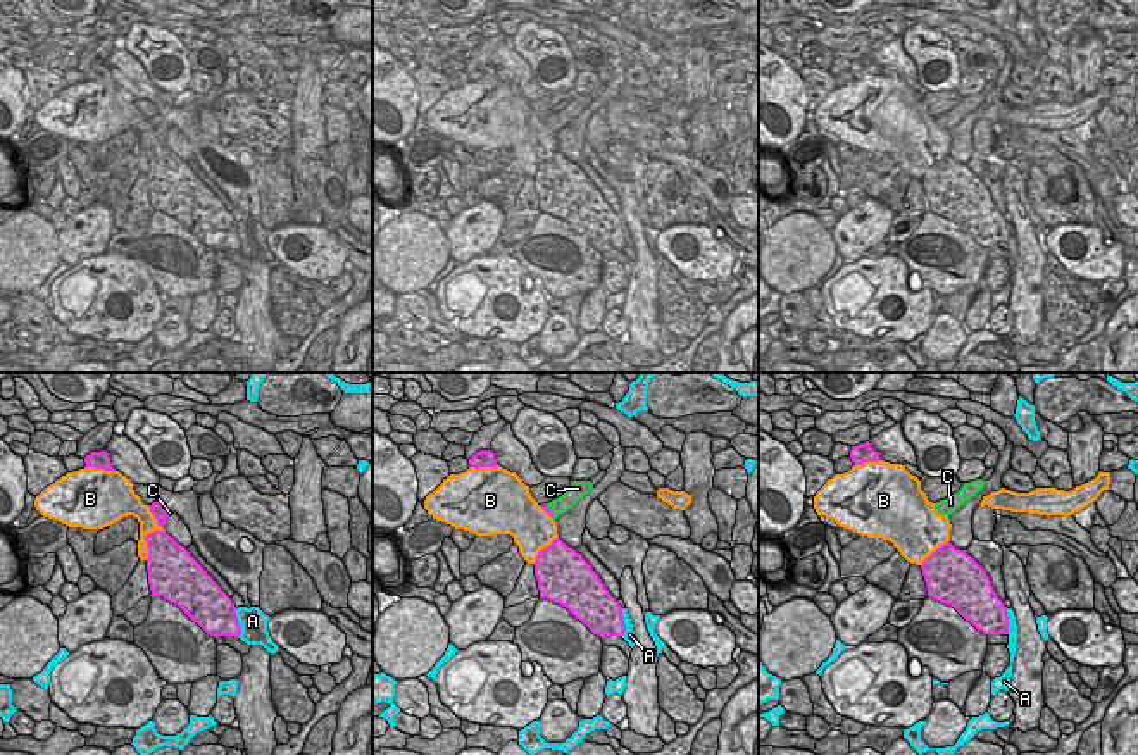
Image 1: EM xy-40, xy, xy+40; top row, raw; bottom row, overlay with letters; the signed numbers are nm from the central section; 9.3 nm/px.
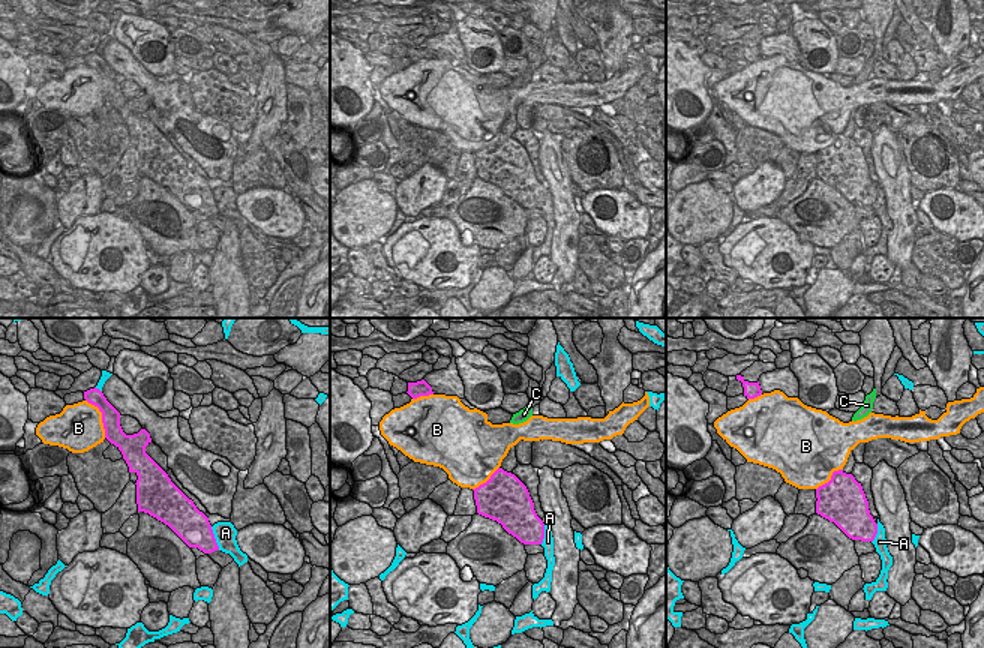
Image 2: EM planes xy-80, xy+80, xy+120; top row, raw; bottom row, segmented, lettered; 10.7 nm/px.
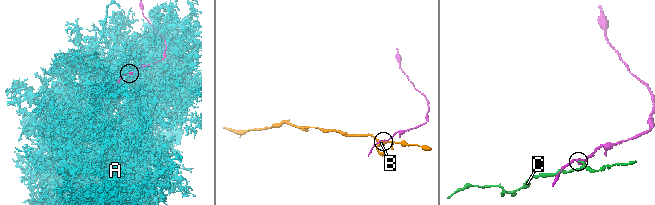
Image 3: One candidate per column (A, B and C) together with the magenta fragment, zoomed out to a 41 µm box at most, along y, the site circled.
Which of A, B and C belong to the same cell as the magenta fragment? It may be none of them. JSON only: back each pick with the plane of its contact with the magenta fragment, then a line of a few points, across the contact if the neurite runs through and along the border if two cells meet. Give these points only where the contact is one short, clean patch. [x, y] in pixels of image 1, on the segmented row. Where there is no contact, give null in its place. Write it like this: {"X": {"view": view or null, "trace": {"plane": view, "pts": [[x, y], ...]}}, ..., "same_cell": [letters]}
{"same_cell": []}

